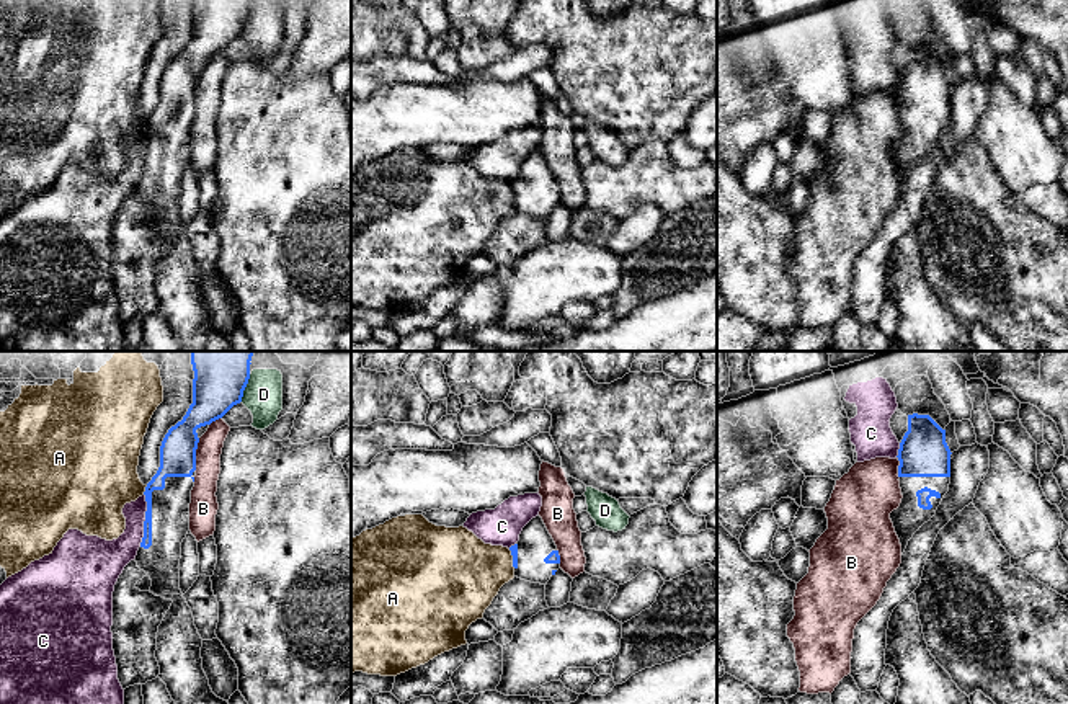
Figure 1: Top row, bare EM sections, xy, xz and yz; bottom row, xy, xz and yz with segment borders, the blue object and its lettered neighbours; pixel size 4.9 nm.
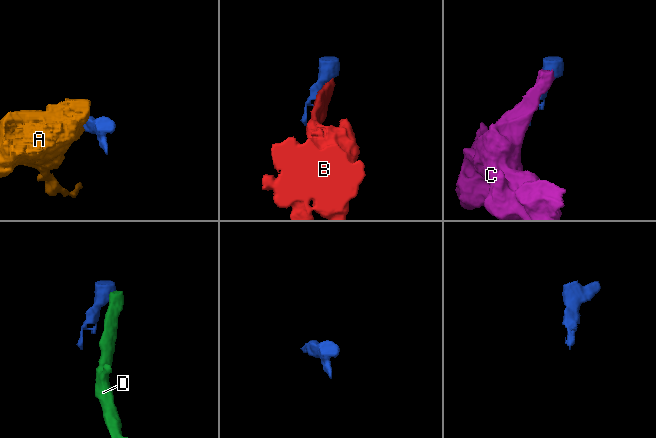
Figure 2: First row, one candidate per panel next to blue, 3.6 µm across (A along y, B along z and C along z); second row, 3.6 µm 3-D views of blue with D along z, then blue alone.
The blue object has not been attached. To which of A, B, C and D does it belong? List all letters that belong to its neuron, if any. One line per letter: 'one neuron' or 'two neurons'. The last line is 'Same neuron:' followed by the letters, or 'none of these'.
A: two neurons
B: two neurons
C: two neurons
D: two neurons
Same neuron: none of these

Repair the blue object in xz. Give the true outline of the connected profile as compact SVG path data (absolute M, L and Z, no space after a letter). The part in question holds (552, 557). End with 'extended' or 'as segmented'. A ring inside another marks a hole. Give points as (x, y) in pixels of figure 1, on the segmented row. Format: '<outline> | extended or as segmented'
M539 515L523 528L519 541L510 550L514 577L521 580L547 585L560 568L557 546Z | extended

